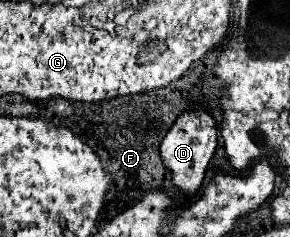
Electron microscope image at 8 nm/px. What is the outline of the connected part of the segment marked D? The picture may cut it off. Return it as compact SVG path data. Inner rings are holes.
M194 106L192 110L186 110L176 124L170 128L166 138L160 144L160 156L166 172L170 174L172 184L184 194L184 198L194 196L204 180L204 172L214 156L218 144L218 132L216 132L216 120L206 112L202 106Z

